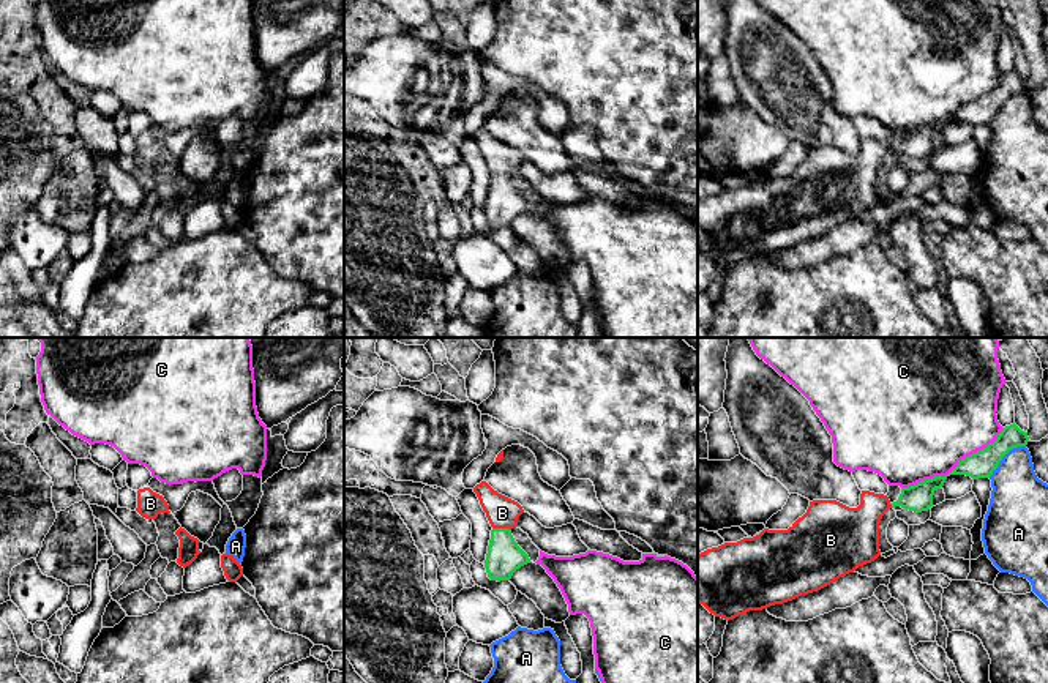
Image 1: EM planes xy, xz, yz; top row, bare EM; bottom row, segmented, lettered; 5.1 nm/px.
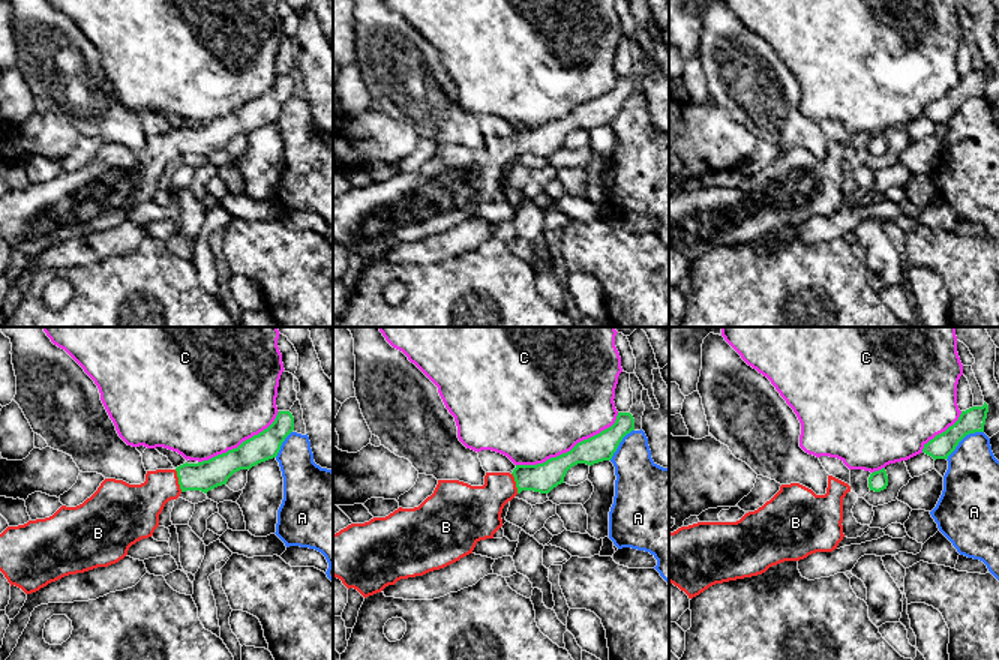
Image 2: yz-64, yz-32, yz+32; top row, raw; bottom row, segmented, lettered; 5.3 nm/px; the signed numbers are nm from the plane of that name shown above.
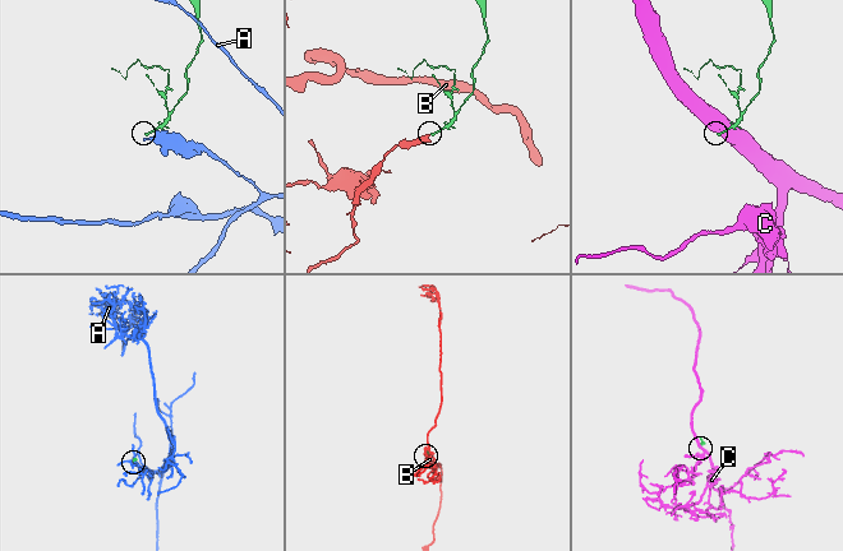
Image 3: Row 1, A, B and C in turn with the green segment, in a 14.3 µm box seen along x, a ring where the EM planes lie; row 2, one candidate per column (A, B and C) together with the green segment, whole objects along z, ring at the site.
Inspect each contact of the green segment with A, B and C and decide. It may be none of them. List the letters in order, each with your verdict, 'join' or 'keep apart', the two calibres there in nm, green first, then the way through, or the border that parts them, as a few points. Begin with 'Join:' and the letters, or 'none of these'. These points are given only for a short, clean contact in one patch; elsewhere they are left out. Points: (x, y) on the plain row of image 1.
Join: B
A: keep apart | 140/280 nm
B: join | 180/160 nm | across xz (504, 204), (502, 175), (502, 160)
C: keep apart | 140/480 nm

